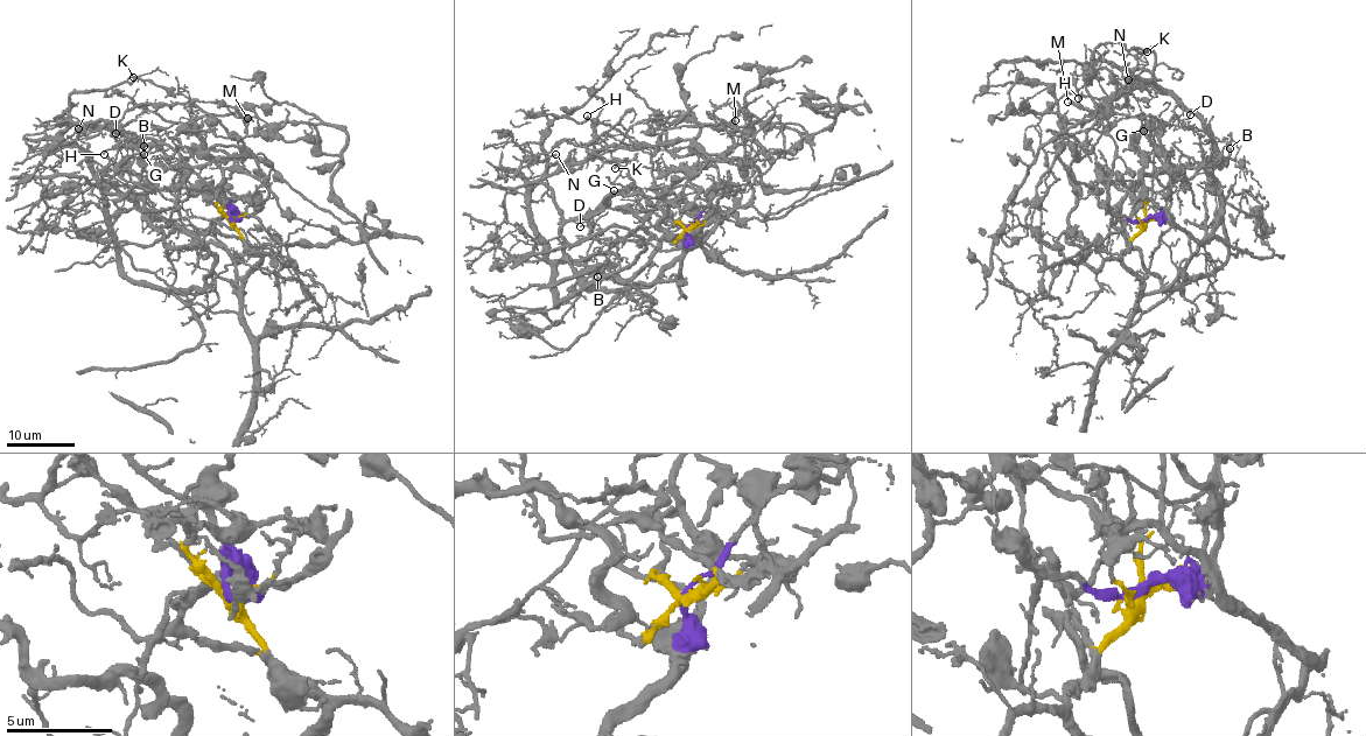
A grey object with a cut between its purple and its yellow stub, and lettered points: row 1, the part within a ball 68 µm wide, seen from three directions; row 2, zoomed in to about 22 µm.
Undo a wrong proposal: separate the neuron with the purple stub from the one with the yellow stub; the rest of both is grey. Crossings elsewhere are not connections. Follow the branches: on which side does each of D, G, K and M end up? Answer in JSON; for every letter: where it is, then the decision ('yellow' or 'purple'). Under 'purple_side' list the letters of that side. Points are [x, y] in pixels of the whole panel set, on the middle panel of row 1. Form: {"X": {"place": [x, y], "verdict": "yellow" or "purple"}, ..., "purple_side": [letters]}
{"D": {"place": [580, 226], "verdict": "purple"}, "G": {"place": [614, 190], "verdict": "purple"}, "K": {"place": [615, 168], "verdict": "purple"}, "M": {"place": [735, 120], "verdict": "purple"}, "purple_side": ["D", "G", "K", "M"]}

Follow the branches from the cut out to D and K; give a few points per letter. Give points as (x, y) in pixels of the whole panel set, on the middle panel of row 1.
D: (686, 229), (687, 239), (691, 229), (682, 223), (652, 214), (600, 207), (590, 217), (594, 222), (580, 225)
K: (686, 229), (738, 187), (720, 179), (726, 155), (667, 170), (596, 158), (609, 152), (614, 168)

